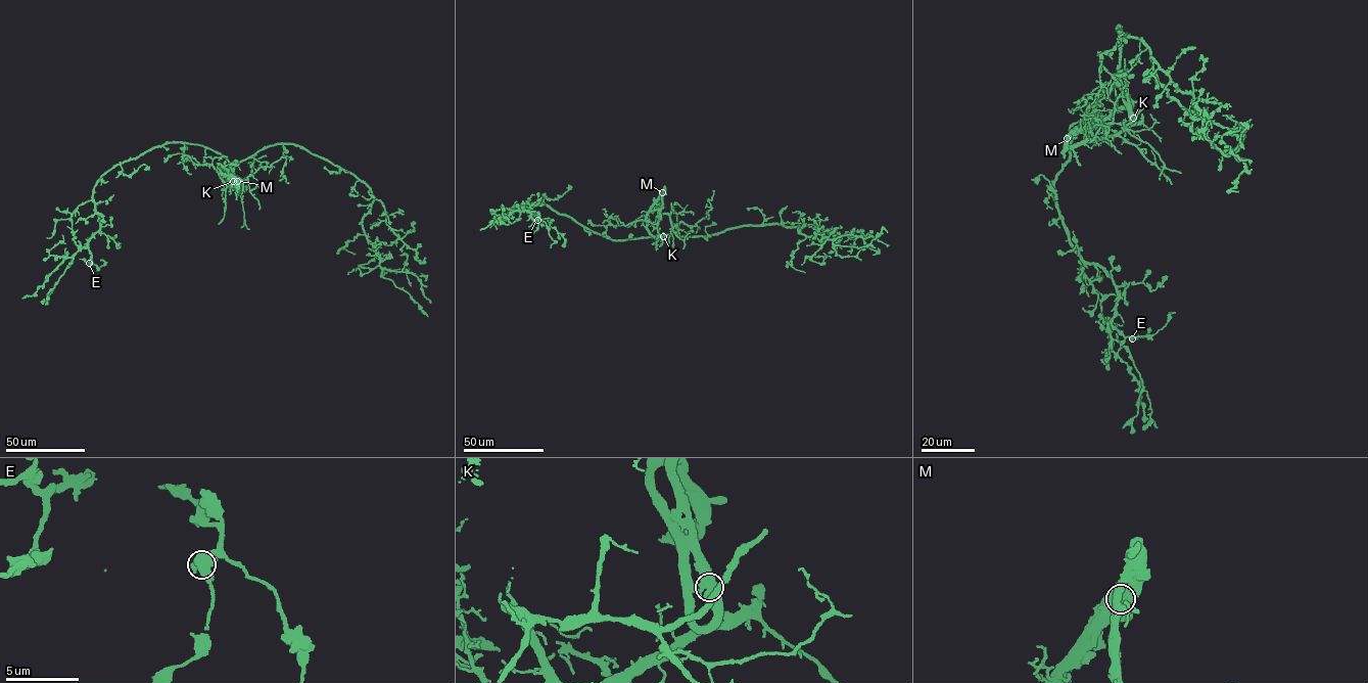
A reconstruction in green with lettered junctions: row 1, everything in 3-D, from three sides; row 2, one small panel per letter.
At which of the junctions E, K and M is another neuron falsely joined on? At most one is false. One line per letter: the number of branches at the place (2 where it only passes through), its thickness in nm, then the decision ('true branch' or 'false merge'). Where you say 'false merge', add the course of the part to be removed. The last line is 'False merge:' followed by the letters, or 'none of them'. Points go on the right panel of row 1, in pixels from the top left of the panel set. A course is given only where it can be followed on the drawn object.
E: 3 branches meet; 600 nm thick; true branch
K: 3 branches meet; 550 nm thick; true branch
M: 3 branches meet; 750 nm thick; true branch
False merge: none of them

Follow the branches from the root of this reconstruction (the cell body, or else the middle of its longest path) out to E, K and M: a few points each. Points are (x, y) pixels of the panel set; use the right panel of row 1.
E: (1125, 101), (1114, 83), (1089, 109), (1053, 194), (1073, 248), (1115, 285), (1112, 325), (1132, 338)
K: (1125, 101), (1134, 118)
M: (1125, 101), (1123, 96), (1127, 94), (1131, 105), (1117, 108), (1096, 125), (1079, 129), (1067, 138)

